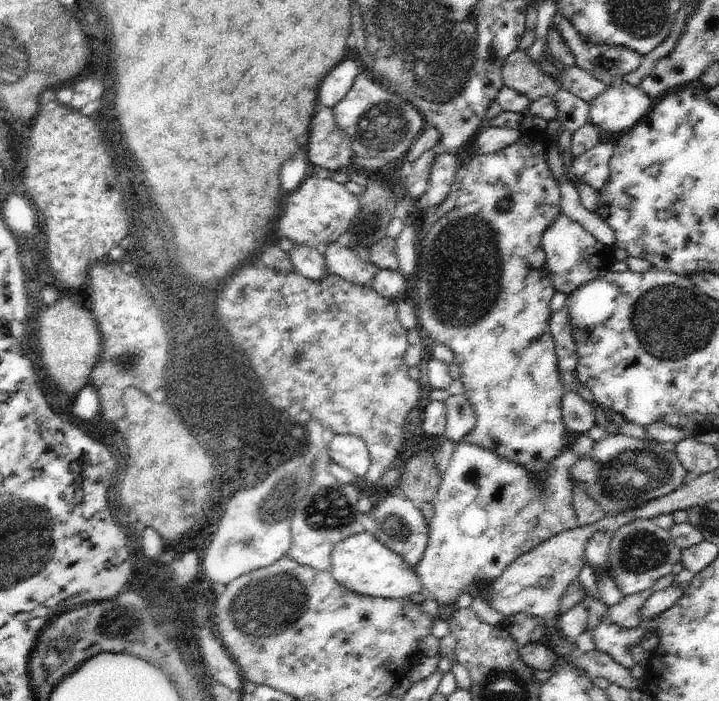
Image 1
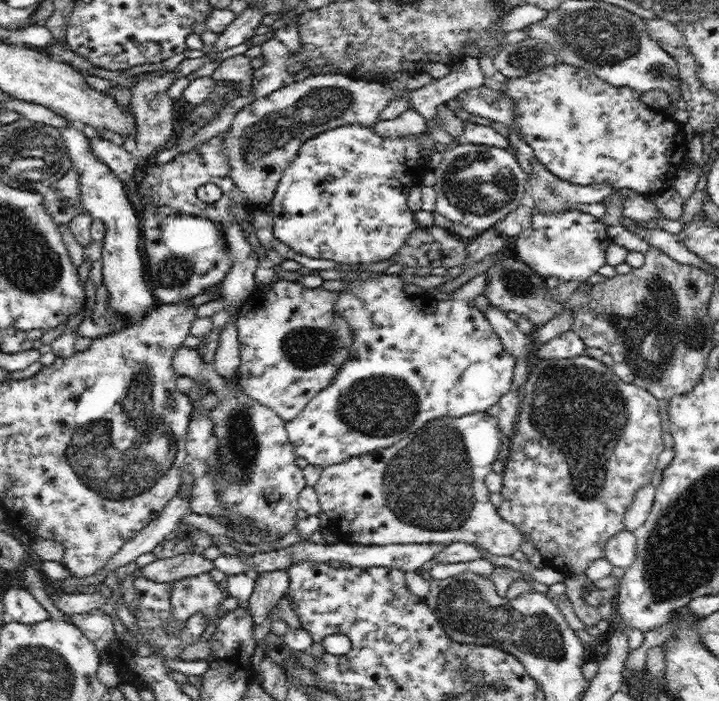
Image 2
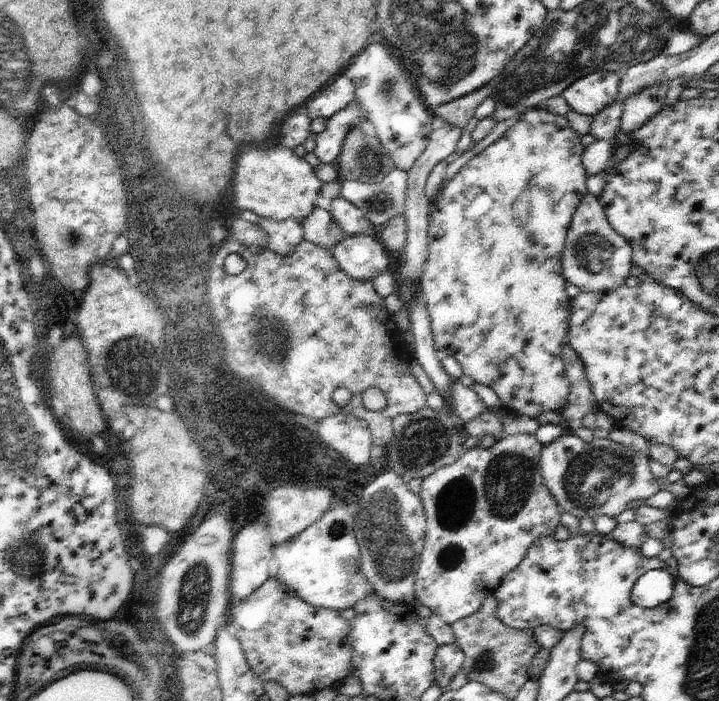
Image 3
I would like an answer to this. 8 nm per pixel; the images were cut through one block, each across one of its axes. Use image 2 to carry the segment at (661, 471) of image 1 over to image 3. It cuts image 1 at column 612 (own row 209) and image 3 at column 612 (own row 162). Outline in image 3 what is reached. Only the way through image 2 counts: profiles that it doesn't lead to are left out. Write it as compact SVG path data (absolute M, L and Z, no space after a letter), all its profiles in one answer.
M575 434L557 438L549 446L543 446L539 458L539 472L543 484L559 504L561 512L569 512L575 518L589 516L599 518L607 516L615 520L627 510L627 504L633 500L647 500L661 492L647 464L649 456L643 452L633 452L621 444L611 442L609 438L585 444Z

